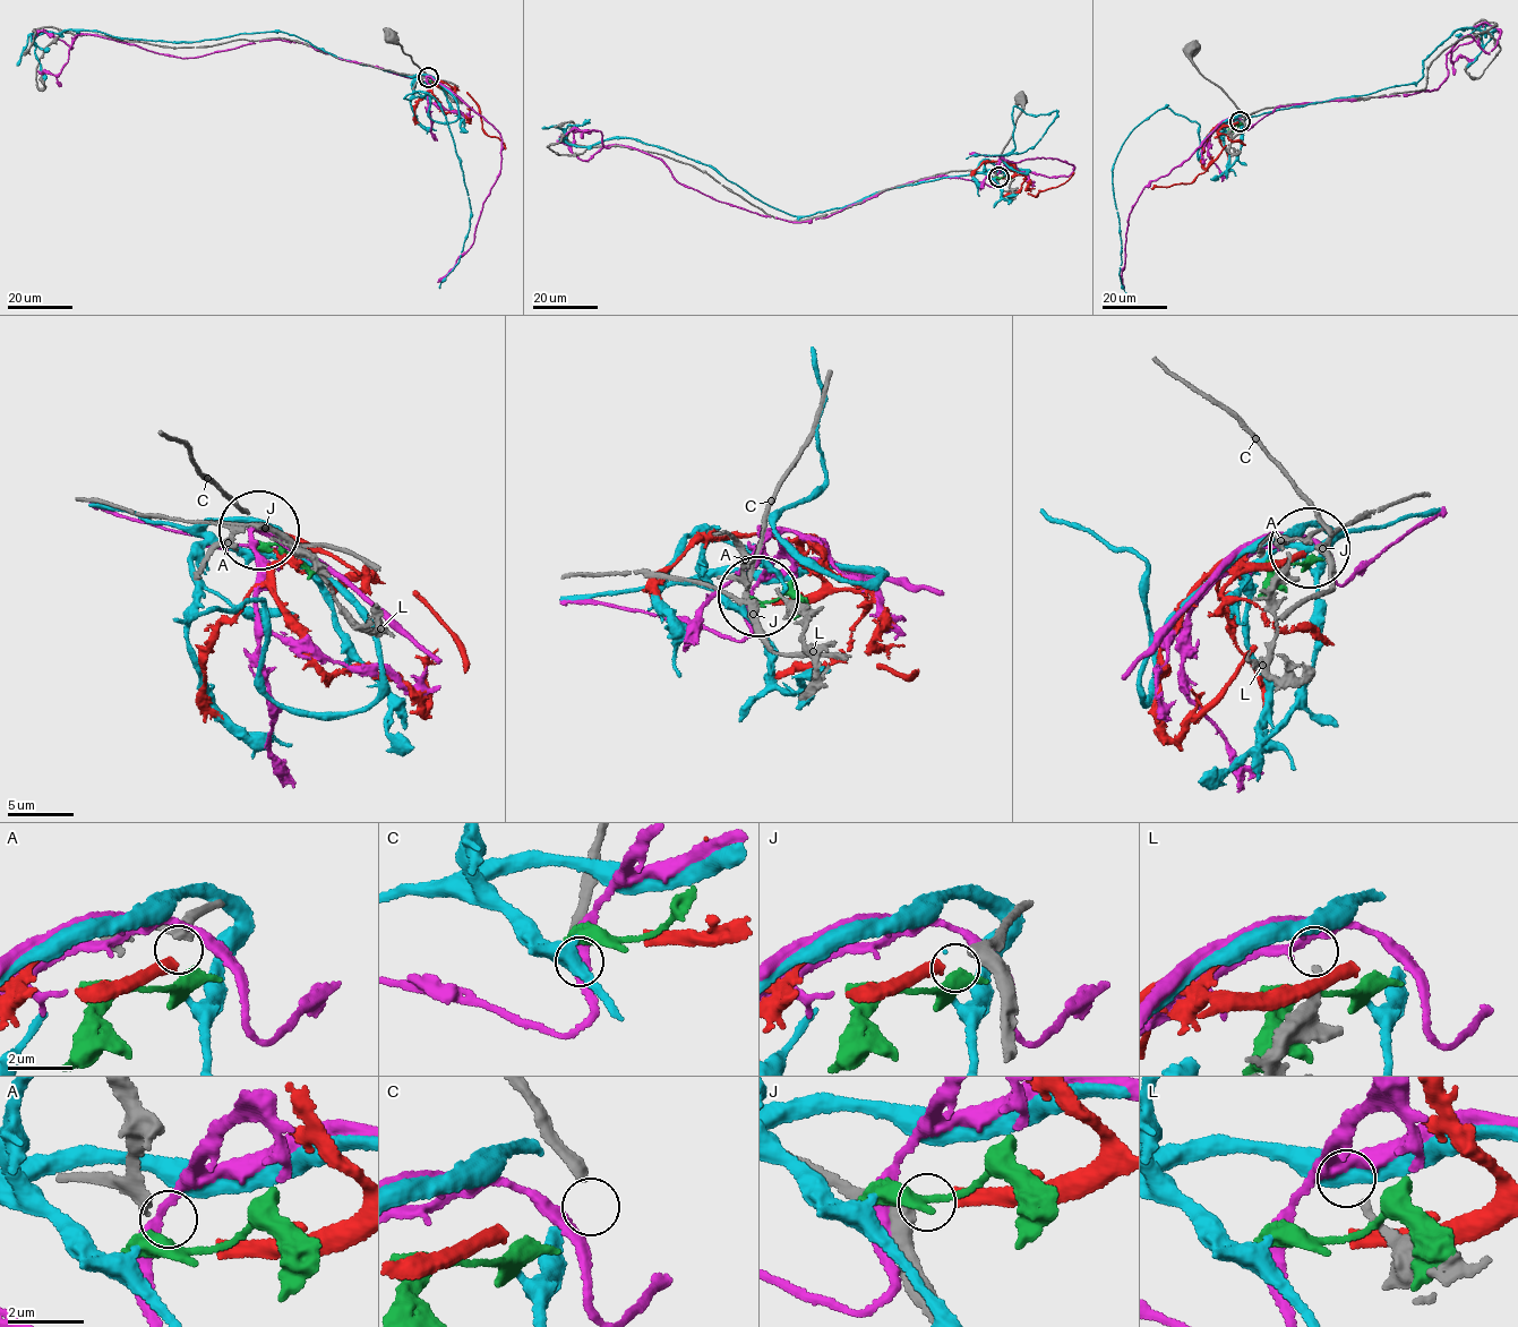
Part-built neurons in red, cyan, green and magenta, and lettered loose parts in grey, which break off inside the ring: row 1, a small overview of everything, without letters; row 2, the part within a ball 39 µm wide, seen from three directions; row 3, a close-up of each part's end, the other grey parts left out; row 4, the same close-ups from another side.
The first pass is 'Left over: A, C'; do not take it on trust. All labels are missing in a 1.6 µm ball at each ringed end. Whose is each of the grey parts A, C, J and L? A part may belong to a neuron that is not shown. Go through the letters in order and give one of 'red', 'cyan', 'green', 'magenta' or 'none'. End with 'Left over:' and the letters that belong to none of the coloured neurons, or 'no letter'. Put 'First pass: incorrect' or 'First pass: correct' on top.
First pass: correct
A: none
C: none
J: red
L: magenta
Left over: A, C

